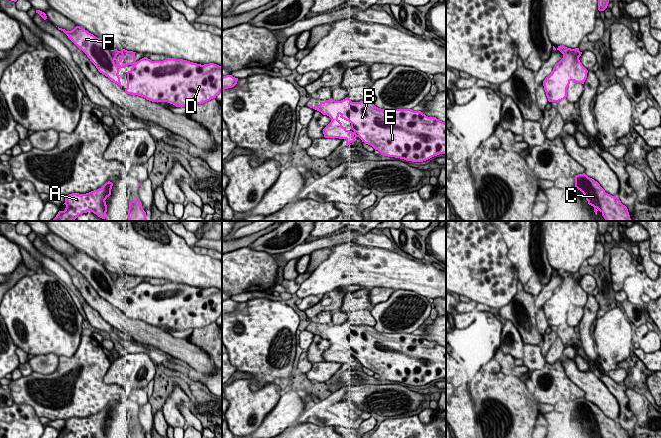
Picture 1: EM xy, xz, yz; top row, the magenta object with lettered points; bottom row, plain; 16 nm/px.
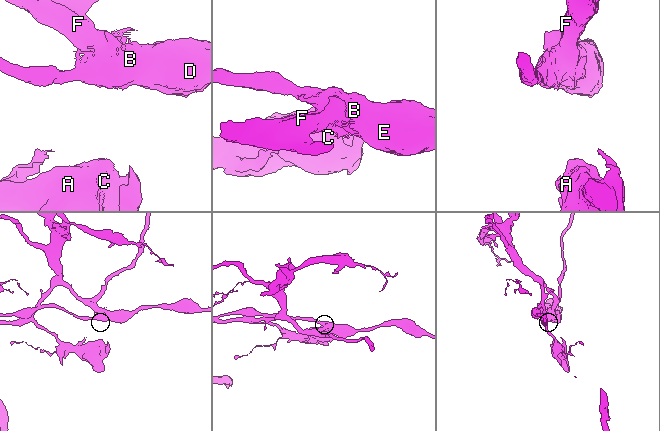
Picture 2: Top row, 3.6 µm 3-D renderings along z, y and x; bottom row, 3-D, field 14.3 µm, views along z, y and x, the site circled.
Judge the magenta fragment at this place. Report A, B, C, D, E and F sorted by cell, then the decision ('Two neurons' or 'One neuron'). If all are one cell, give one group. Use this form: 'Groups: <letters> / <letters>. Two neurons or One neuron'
Groups: A C F / B D E. Two neurons

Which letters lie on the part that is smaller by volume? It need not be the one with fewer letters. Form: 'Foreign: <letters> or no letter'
Foreign: B, D, E

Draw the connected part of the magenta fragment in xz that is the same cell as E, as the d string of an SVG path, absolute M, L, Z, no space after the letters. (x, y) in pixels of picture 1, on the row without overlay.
M348 321L309 331L329 340L334 352L340 351L340 357L346 356L346 351L339 341L351 347L355 360L345 362L346 370L359 361L381 379L412 386L446 378L446 347L419 334L381 333L372 326L352 326Z

